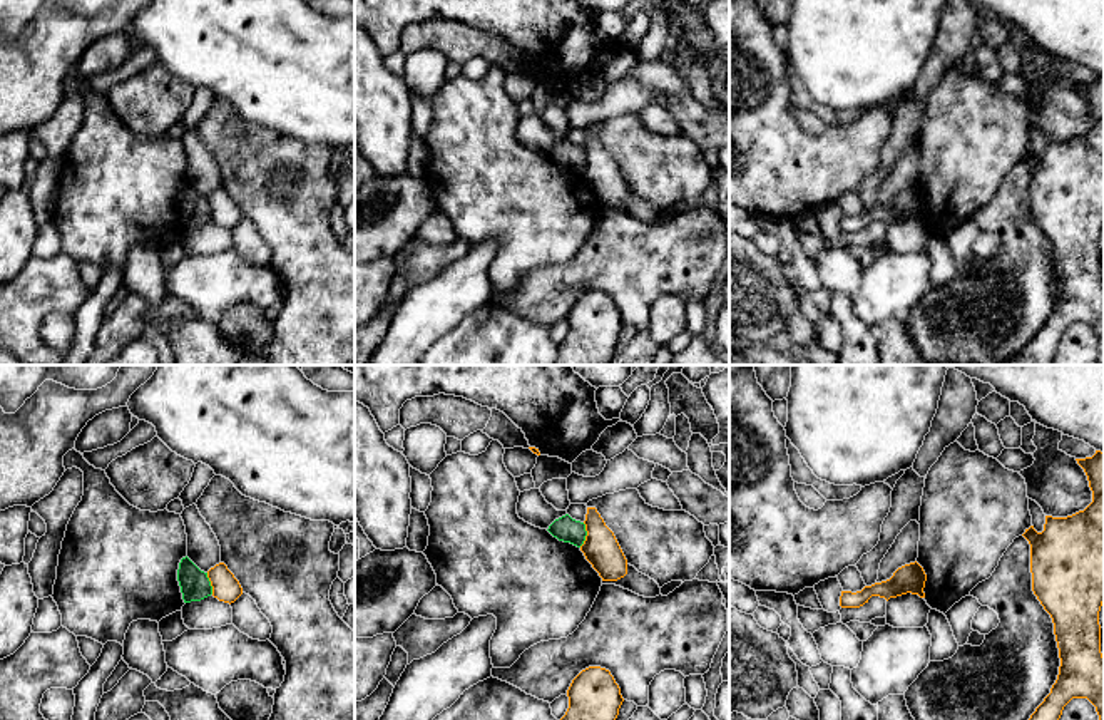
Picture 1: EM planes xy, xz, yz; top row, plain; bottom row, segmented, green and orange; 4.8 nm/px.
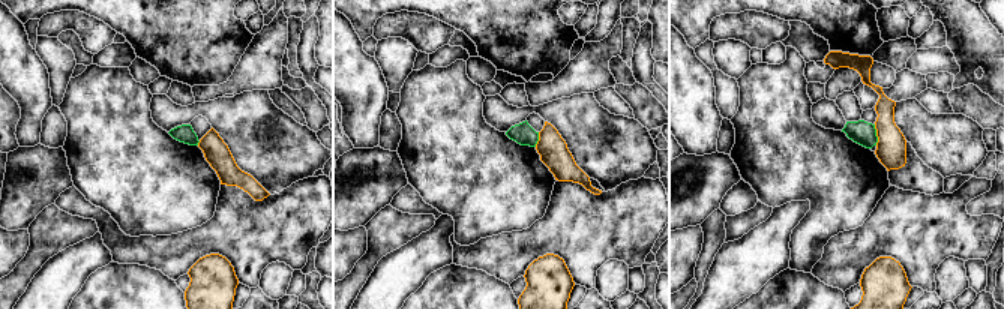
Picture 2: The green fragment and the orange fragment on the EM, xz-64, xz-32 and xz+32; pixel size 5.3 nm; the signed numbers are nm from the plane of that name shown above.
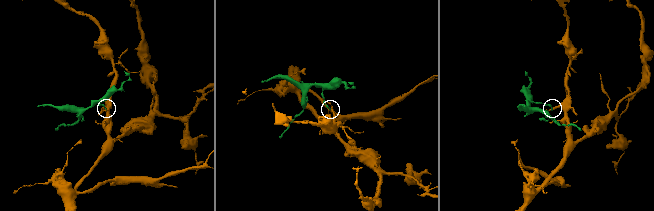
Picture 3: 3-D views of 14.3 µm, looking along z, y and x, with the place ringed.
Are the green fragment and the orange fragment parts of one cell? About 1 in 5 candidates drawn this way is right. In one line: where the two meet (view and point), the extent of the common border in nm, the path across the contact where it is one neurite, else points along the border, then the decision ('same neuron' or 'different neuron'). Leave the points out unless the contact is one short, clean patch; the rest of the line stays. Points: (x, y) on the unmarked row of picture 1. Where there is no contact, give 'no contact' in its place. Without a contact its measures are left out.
xz (586, 159) | 120 nm | along xz (584, 148), (586, 159), (579, 171) | different neuron

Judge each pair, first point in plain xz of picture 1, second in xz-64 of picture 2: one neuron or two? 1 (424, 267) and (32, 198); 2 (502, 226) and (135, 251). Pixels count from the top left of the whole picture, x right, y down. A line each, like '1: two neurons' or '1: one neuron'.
1: two neurons
2: two neurons

